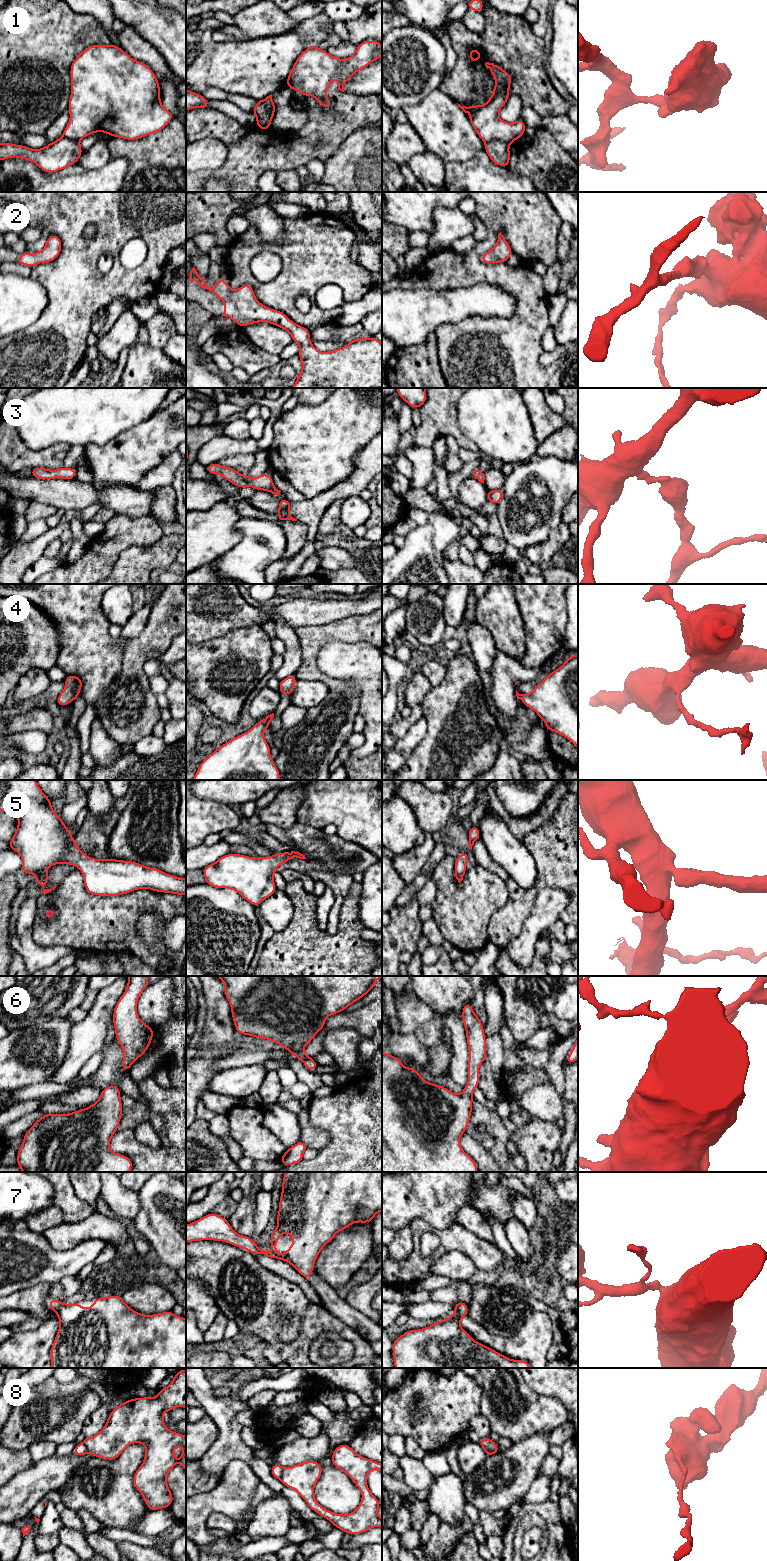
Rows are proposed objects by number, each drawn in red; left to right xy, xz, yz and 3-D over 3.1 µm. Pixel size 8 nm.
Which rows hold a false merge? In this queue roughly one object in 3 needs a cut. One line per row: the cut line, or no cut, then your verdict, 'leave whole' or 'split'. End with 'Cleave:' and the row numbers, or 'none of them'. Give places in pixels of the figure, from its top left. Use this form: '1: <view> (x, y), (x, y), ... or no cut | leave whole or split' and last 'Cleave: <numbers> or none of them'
1: xz (262, 100), (268, 107), (269, 114), (257, 120) | split
2: no cut | leave whole
3: no cut | leave whole
4: no cut | leave whole
5: no cut | leave whole
6: no cut | leave whole
7: no cut | leave whole
8: xz (283, 1468), (280, 1479) | split
Cleave: 1, 8

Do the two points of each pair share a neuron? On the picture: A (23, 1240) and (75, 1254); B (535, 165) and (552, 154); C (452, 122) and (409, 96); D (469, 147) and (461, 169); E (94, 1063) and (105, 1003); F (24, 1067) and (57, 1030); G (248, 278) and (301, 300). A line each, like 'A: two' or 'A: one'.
A: one
B: one
C: two
D: two
E: two
F: one
G: two

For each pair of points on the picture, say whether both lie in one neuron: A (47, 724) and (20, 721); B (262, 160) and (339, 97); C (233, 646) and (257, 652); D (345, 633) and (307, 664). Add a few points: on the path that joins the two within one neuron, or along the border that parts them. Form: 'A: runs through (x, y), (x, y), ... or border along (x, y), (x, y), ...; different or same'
A: runs through (40, 721), (27, 721); same
B: runs through (283, 151), (296, 148), (327, 118); same
C: runs through (239, 652), (251, 652); same
D: runs through (333, 633), (327, 633), (309, 652); same

